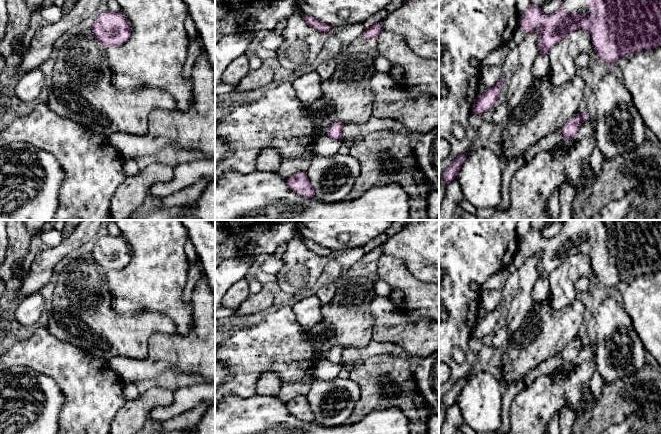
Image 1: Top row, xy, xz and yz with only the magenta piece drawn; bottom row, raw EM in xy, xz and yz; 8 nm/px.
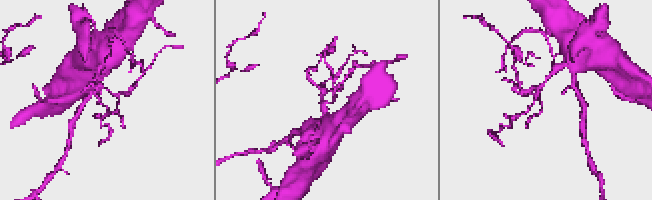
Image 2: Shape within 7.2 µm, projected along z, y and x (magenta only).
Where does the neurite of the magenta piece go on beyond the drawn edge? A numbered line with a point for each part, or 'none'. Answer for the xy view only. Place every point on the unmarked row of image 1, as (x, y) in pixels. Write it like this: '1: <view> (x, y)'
none

